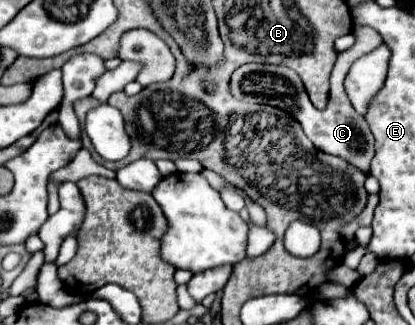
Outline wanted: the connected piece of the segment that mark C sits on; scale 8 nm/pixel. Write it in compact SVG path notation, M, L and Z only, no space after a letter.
M355 26L353 28L353 34L357 36L357 42L355 46L351 46L349 50L341 52L337 56L337 64L333 68L333 74L331 74L331 94L329 94L329 104L325 110L317 110L305 88L303 88L303 82L299 78L297 72L293 72L291 68L283 66L283 64L243 64L241 68L237 68L233 72L233 78L231 78L231 92L235 98L243 100L243 102L253 102L253 104L269 104L269 106L277 106L281 110L287 110L291 112L303 126L307 138L323 152L327 154L333 154L333 156L339 156L339 158L345 158L349 164L357 166L359 170L363 170L365 174L369 174L369 164L371 164L371 158L375 154L373 150L373 134L369 130L369 124L363 116L359 116L355 112L355 108L351 106L347 94L345 94L345 88L343 88L343 80L353 64L353 60L369 54L373 48L377 48L379 44L383 44L383 38L377 30L369 28L369 26Z

